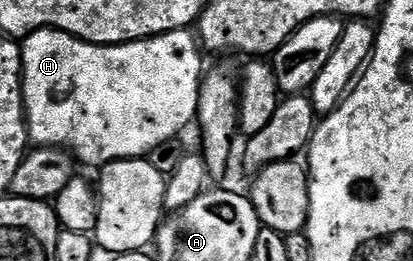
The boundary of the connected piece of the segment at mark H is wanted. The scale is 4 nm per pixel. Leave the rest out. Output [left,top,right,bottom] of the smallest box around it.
[21,28,202,170]

